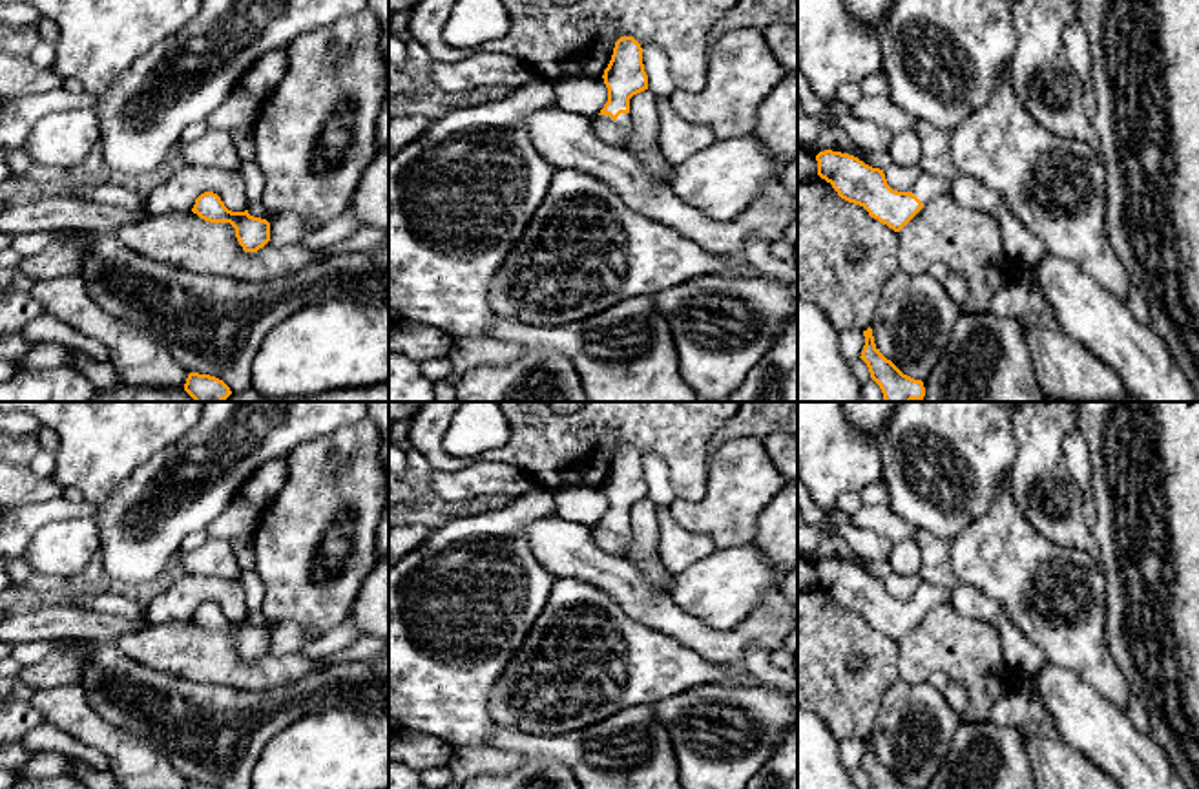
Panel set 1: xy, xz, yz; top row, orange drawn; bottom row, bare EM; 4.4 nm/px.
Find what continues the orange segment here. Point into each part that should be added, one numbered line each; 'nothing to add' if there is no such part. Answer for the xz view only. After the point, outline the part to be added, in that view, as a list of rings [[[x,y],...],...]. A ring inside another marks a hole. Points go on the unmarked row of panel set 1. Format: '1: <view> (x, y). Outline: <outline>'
1: xz (623, 530). Outline: [[[620,522],[615,530],[610,524],[597,524],[602,531],[615,533],[620,537],[626,544],[626,553],[631,552],[633,548],[633,533],[631,533],[631,524],[630,522]]]

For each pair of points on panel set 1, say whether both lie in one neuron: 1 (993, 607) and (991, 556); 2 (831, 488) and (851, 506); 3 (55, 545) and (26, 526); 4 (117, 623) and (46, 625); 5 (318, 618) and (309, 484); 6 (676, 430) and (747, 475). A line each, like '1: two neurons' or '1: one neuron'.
1: two neurons
2: two neurons
3: two neurons
4: one neuron
5: one neuron
6: two neurons

